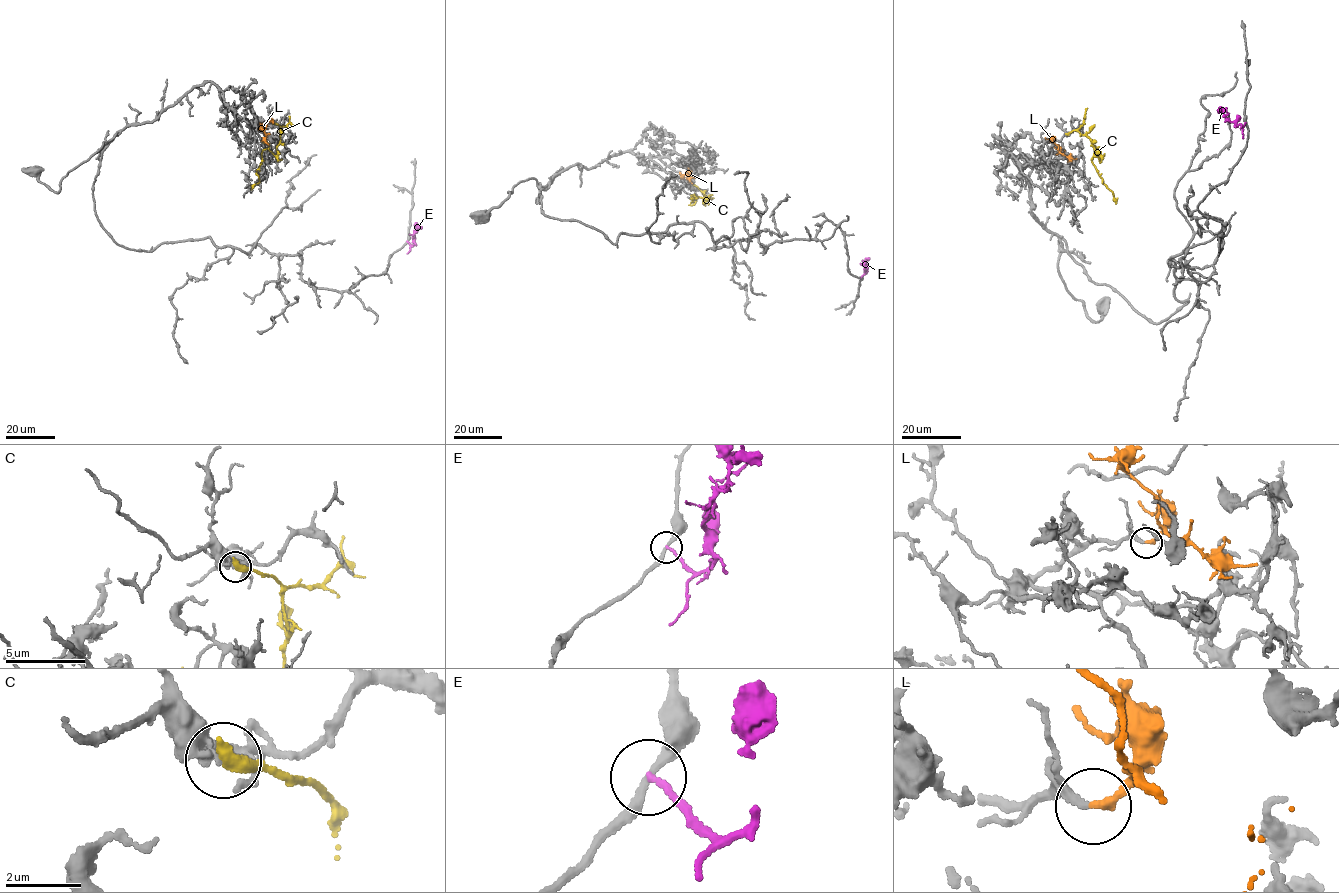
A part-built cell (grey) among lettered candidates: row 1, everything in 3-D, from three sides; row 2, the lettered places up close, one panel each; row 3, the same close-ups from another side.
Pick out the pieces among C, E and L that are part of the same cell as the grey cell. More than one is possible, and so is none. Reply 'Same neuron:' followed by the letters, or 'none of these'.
Same neuron: L

